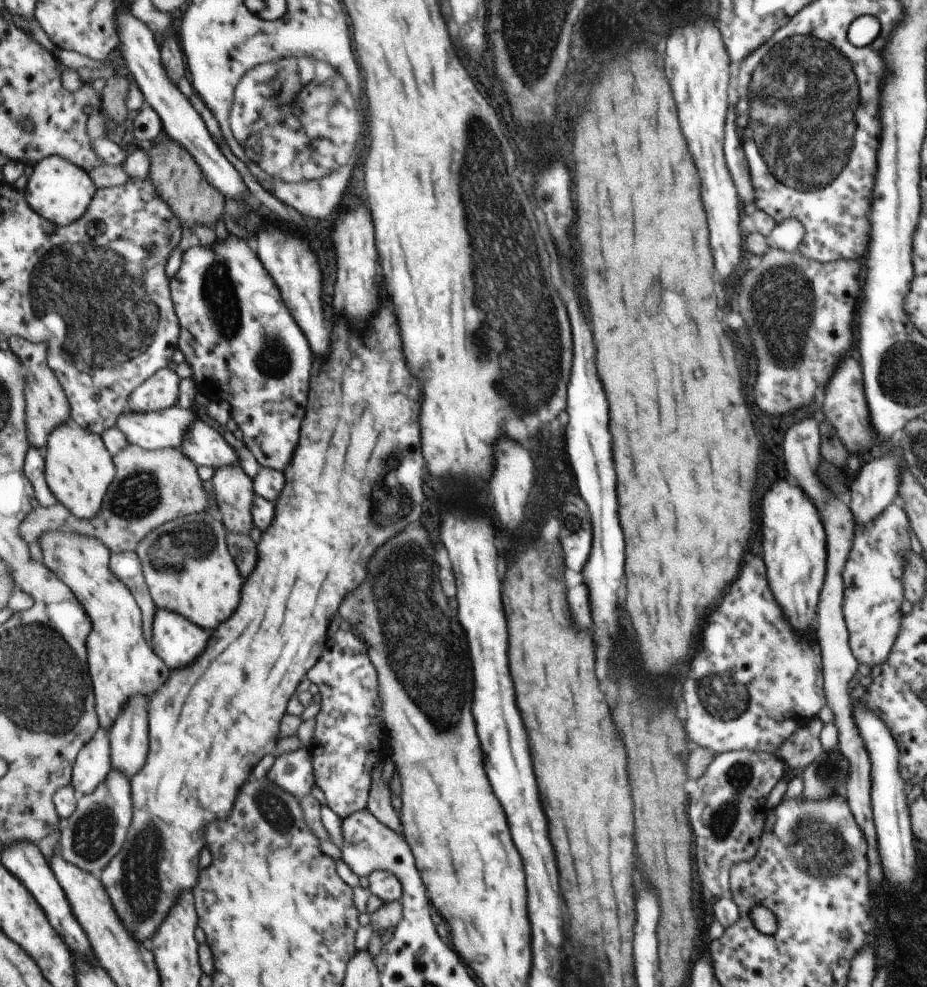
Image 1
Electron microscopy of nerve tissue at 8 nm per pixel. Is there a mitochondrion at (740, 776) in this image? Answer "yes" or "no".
yes

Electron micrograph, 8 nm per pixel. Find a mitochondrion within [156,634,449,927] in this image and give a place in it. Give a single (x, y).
(270, 801)

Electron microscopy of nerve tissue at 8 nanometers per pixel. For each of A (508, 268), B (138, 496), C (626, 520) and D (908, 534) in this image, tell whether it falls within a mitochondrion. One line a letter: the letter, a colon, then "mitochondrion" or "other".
A: mitochondrion
B: mitochondrion
C: other
D: other

